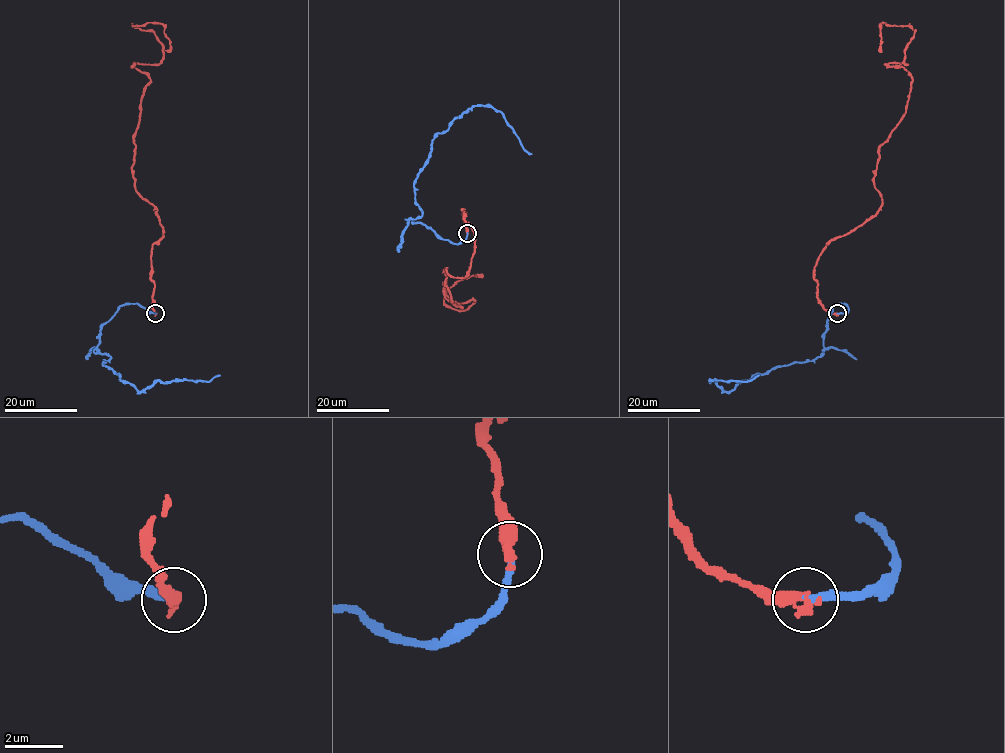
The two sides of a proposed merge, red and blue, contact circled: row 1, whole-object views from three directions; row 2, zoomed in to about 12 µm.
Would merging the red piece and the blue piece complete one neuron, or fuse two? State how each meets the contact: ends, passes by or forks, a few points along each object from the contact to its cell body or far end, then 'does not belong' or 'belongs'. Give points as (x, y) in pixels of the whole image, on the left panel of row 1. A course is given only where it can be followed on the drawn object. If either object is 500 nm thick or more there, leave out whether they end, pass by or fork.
red ends | blue ends | red via (155, 313), (162, 231), (132, 166), (150, 79), (132, 66), (162, 46), (133, 25), (162, 24), (165, 51) | blue via (155, 313), (118, 308), (99, 334), (97, 349), (110, 357), (103, 364), (142, 391), (157, 380), (219, 375) | belongs

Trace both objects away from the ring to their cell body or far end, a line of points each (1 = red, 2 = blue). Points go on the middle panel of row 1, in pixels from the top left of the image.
1: (467, 232), (462, 210), (470, 269), (443, 271), (461, 308), (443, 289), (474, 301), (444, 303), (477, 274)
2: (467, 232), (452, 243), (409, 219), (421, 215), (414, 184), (432, 139), (469, 108), (490, 106), (531, 154)

